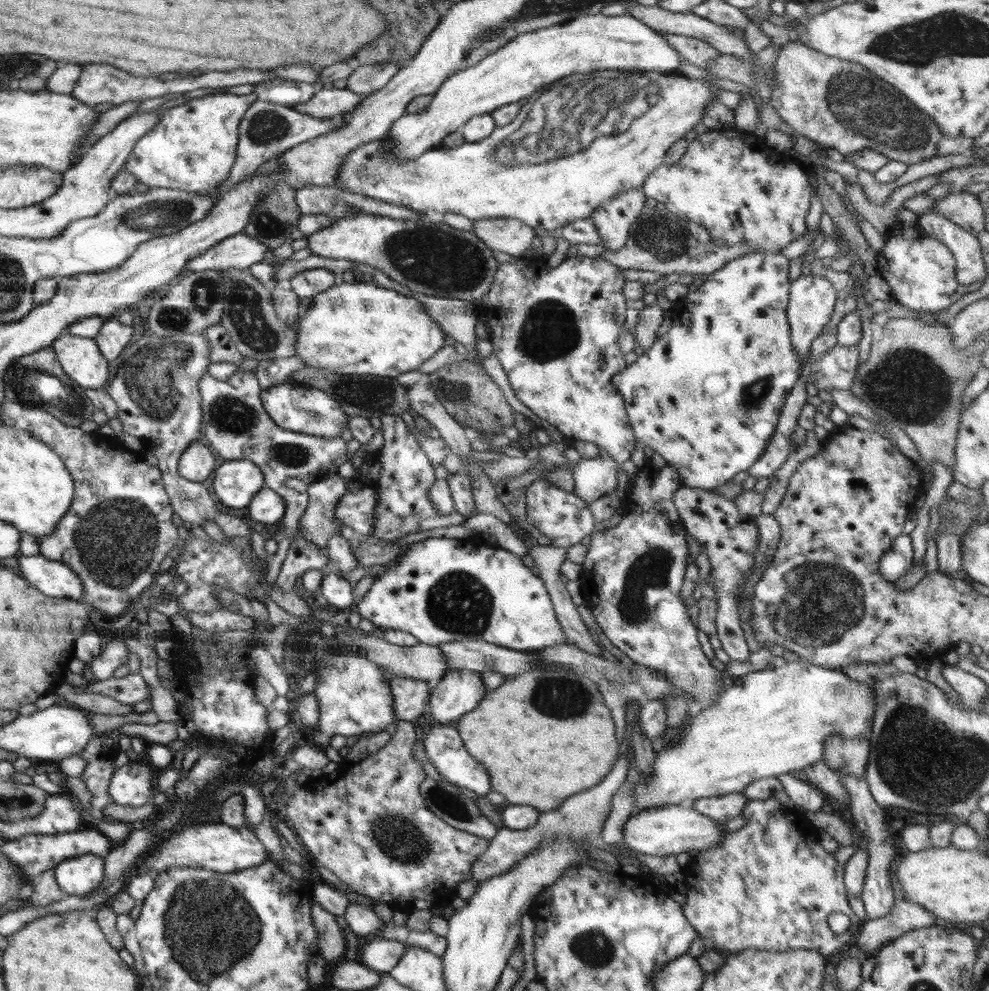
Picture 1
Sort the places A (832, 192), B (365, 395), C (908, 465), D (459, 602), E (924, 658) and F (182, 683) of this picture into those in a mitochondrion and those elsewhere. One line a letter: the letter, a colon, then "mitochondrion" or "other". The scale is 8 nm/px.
A: other
B: mitochondrion
C: other
D: mitochondrion
E: other
F: other

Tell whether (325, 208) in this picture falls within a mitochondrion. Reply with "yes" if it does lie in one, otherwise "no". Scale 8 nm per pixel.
no

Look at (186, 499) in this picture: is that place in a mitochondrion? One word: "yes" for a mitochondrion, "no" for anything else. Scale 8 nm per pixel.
yes

